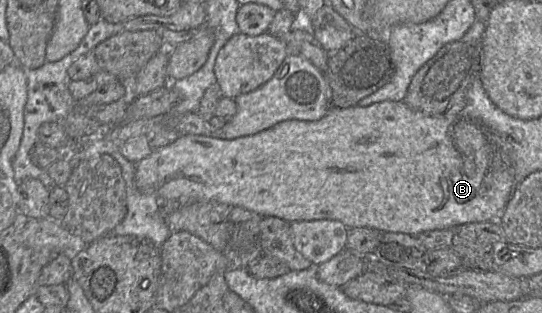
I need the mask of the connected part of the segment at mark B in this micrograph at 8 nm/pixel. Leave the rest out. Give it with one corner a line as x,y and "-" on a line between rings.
383,101
366,107
355,105
348,108
330,108
319,120
285,120
258,133
234,139
193,134
182,135
172,144
152,150
149,156
135,164
135,183
138,190
144,194
155,195
157,199
178,201
182,206
211,200
240,206
262,217
278,217
289,223
329,219
342,222
348,229
367,227
379,232
404,233
411,236
424,231
453,229
467,223
496,221
517,187
505,144
496,132
482,122
463,115
456,118
425,115
411,109
404,101

